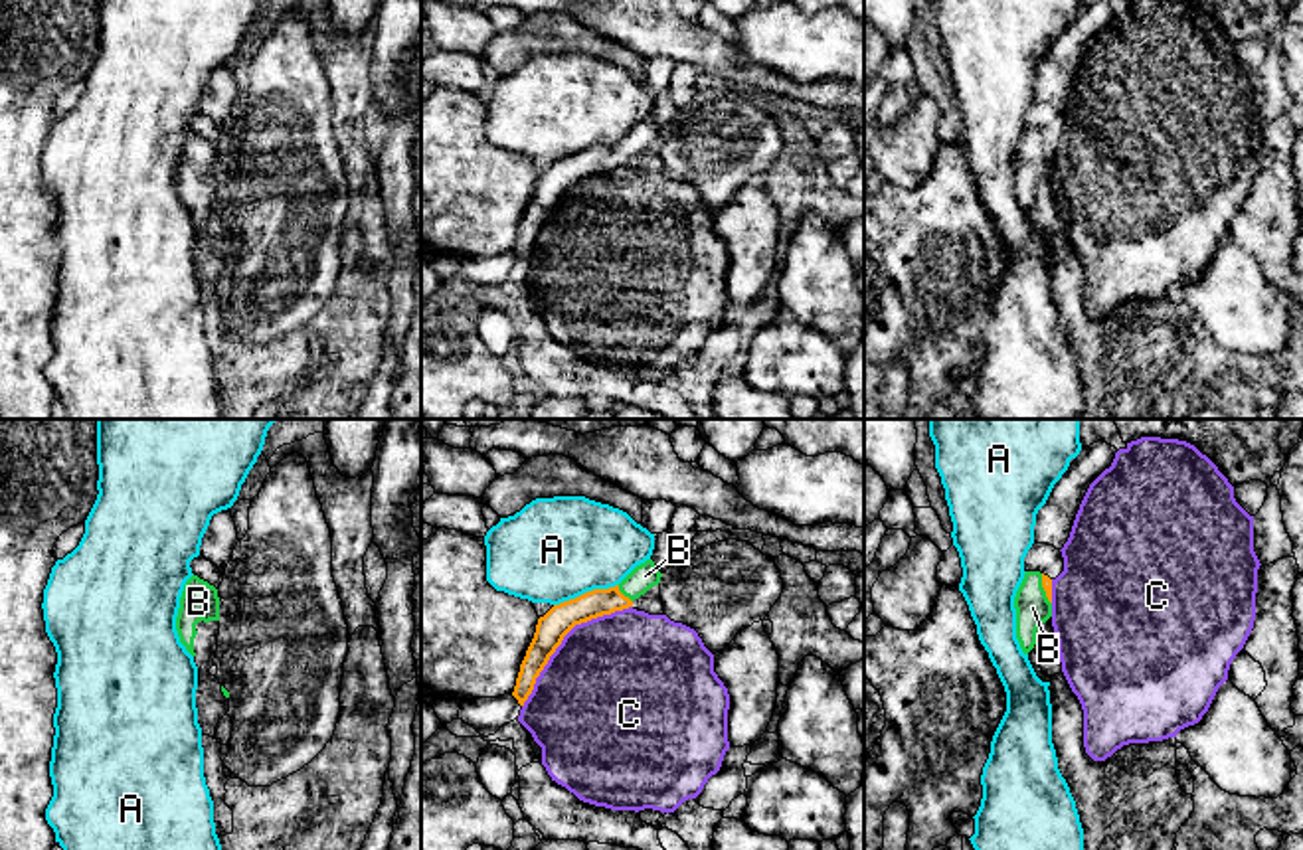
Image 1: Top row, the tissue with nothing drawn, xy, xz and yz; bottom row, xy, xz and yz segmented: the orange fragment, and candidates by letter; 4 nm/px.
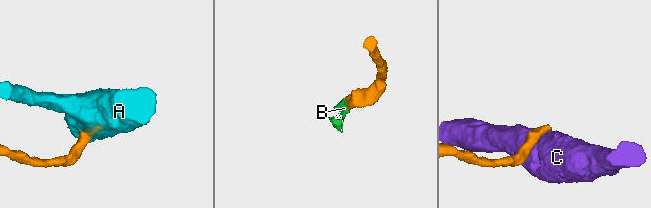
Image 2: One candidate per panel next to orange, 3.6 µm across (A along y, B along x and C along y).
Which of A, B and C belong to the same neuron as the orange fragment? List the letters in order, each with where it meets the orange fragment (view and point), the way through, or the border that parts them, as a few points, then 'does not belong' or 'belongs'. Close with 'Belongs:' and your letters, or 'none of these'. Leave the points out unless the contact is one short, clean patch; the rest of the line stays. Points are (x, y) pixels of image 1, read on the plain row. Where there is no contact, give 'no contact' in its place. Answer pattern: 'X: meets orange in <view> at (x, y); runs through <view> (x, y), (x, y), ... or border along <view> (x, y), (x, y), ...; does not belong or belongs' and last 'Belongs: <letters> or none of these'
A: meets orange in xz at (588, 149); border along xz (617, 141), (606, 147), (588, 147), (554, 163); does not belong
B: meets orange in xz at (621, 151); runs through xz (594, 161), (621, 151), (645, 133); belongs
C: meets orange in xz at (562, 196); does not belong
Belongs: B

